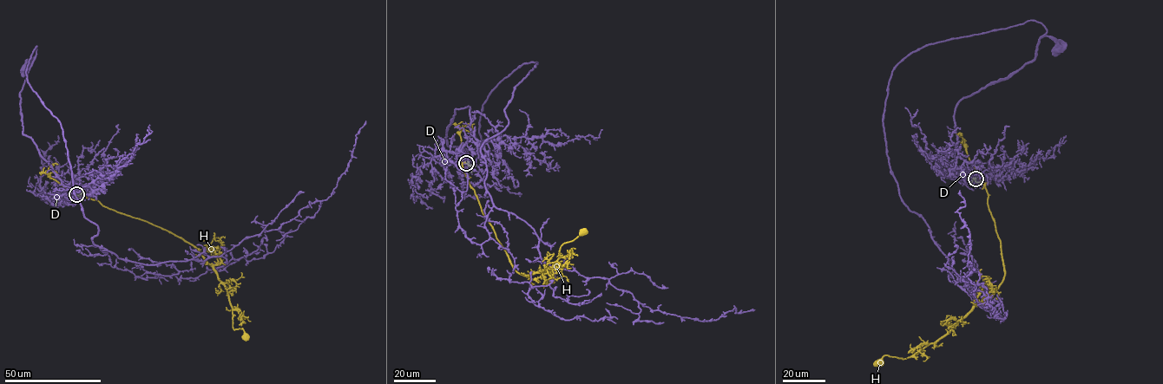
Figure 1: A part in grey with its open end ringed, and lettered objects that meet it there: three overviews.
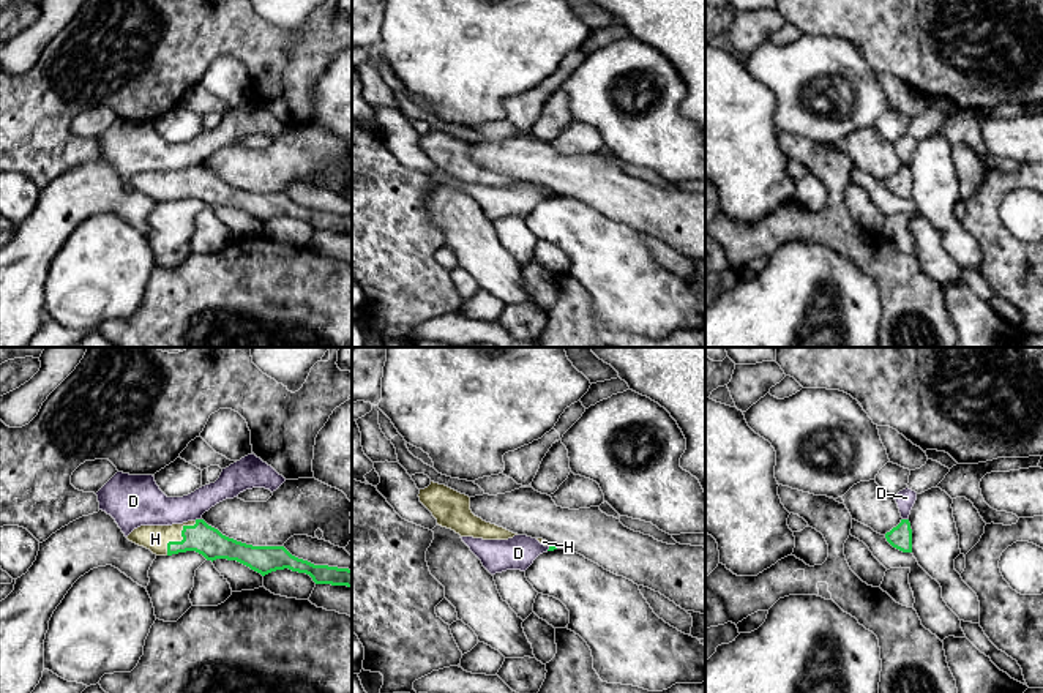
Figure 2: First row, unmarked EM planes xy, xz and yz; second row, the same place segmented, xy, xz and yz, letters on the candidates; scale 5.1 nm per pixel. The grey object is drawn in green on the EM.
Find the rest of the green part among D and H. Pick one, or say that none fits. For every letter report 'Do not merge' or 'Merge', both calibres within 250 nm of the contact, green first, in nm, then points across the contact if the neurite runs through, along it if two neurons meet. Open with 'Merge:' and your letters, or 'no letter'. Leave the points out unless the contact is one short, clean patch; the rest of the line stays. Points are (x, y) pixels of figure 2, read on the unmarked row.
Merge: H
D: Do not merge. Thickness 120 nm (green) against 90 nm. Boundary: yz (903, 164), (908, 166)
H: Merge. Thickness 150 nm (green) against 130 nm. Path across: xy (201, 183), (182, 187), (155, 185)

